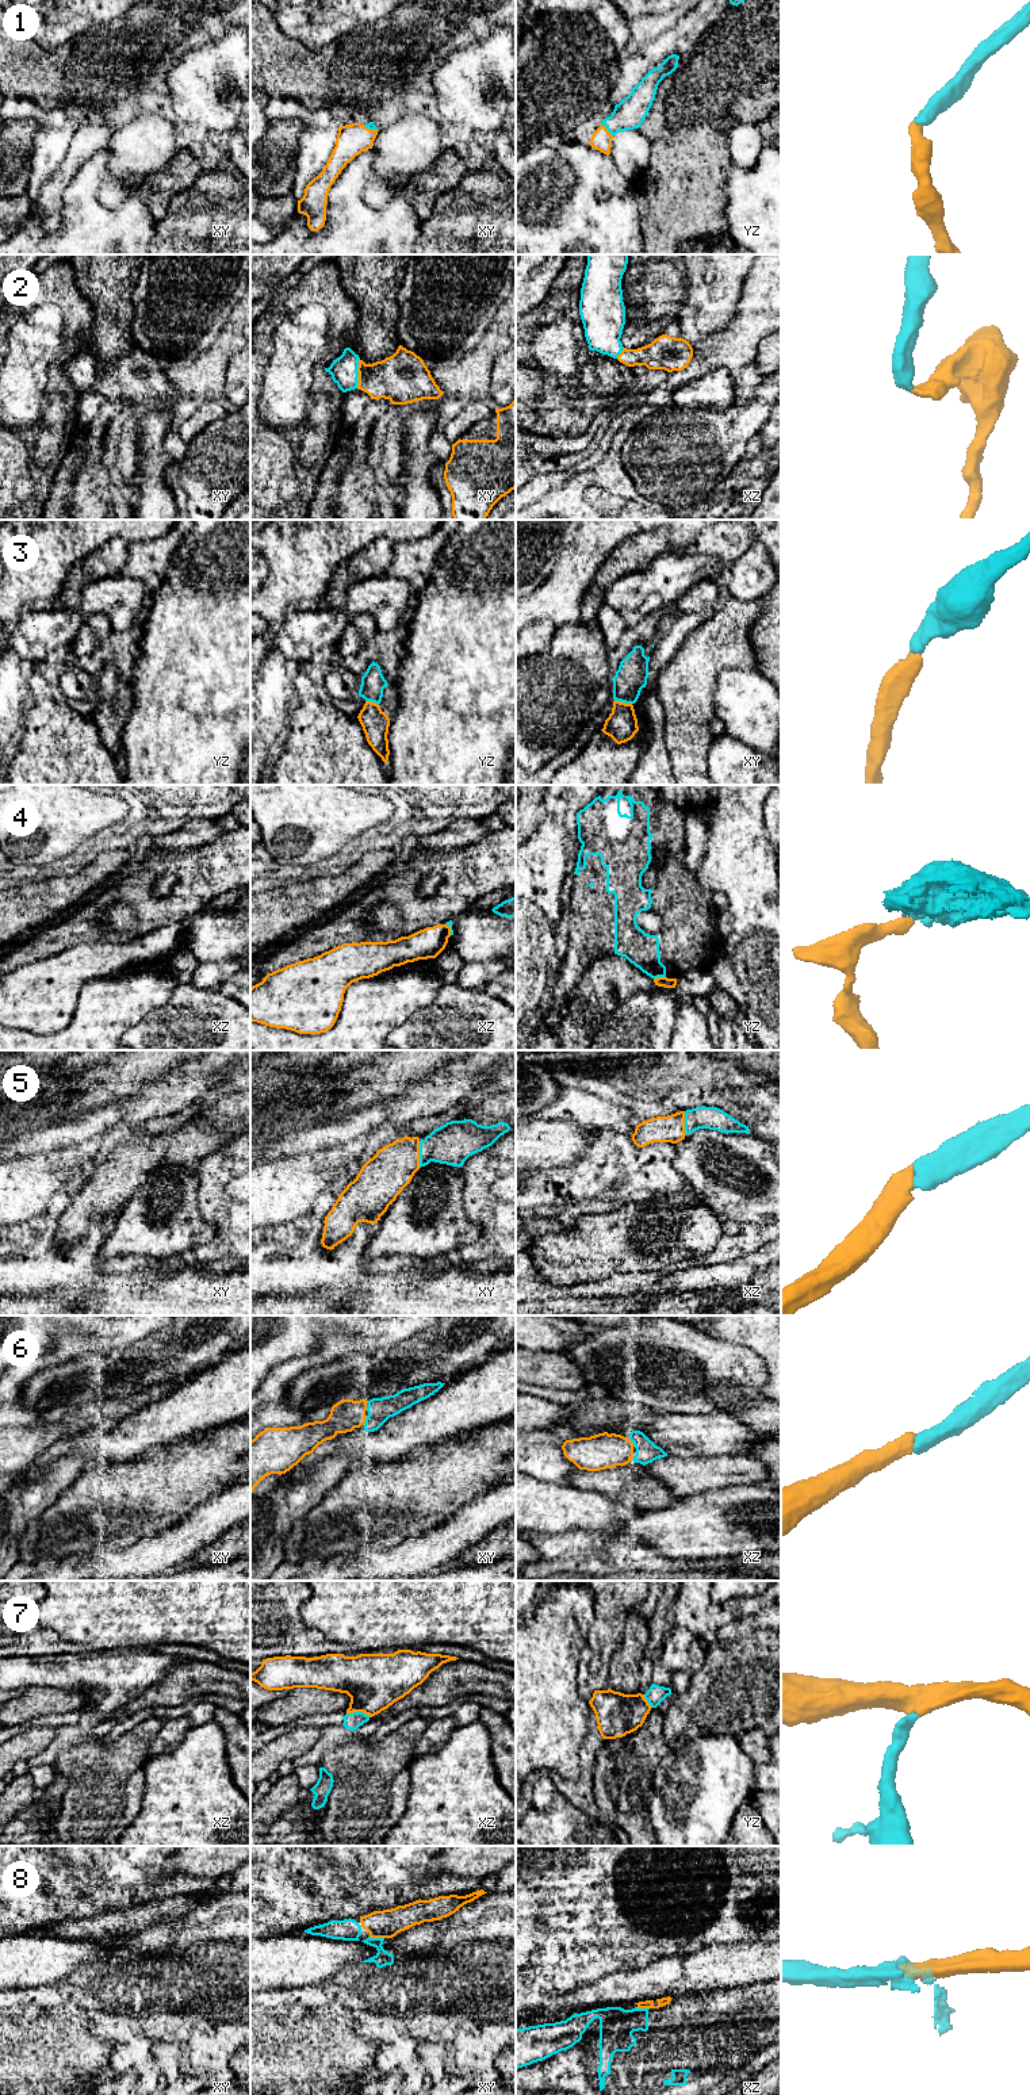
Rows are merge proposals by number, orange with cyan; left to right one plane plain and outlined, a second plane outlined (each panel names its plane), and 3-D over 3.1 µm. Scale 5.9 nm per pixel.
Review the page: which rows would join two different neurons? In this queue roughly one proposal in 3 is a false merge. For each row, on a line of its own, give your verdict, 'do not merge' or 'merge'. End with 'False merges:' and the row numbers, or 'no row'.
1: merge
2: merge
3: merge
4: do not merge
5: merge
6: merge
7: merge
8: merge
False merges: 4

